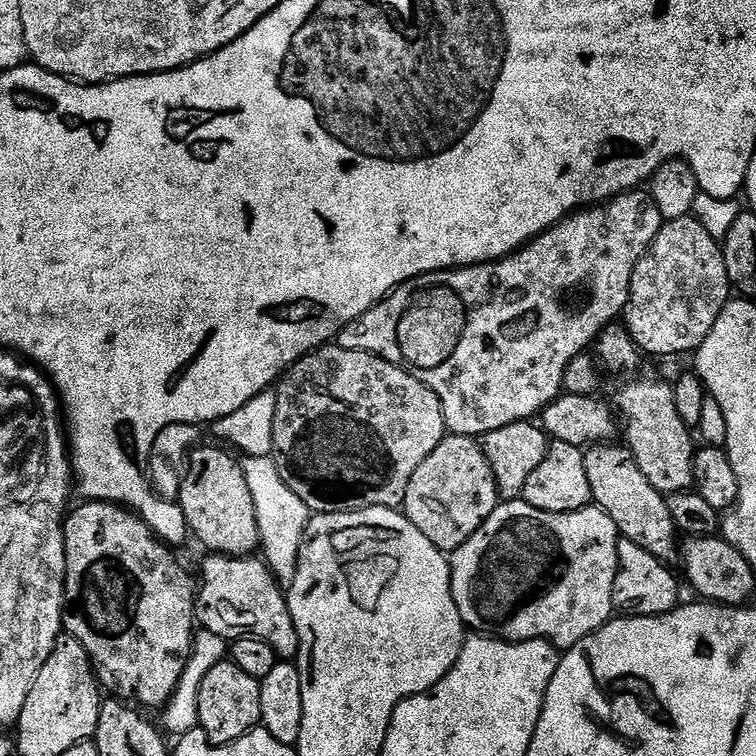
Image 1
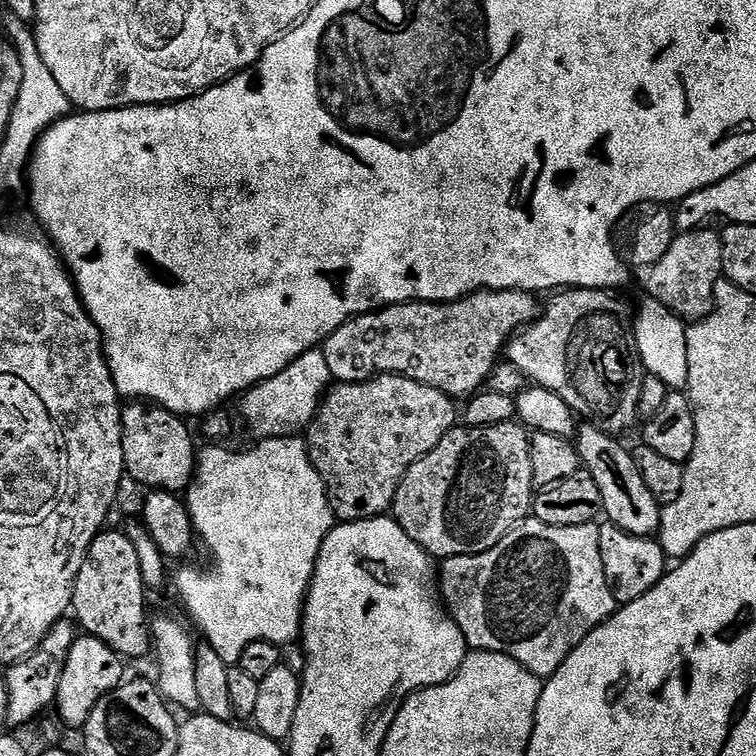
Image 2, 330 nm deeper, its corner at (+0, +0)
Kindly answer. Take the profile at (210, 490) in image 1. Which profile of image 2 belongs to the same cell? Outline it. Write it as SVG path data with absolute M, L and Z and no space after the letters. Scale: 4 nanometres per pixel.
M148 402L129 403L121 411L120 417L122 418L122 454L127 479L145 484L145 489L148 490L183 493L191 485L192 478L196 474L198 459L198 444L192 441L192 432L184 425L187 423L176 413L168 412L165 408L153 406Z

